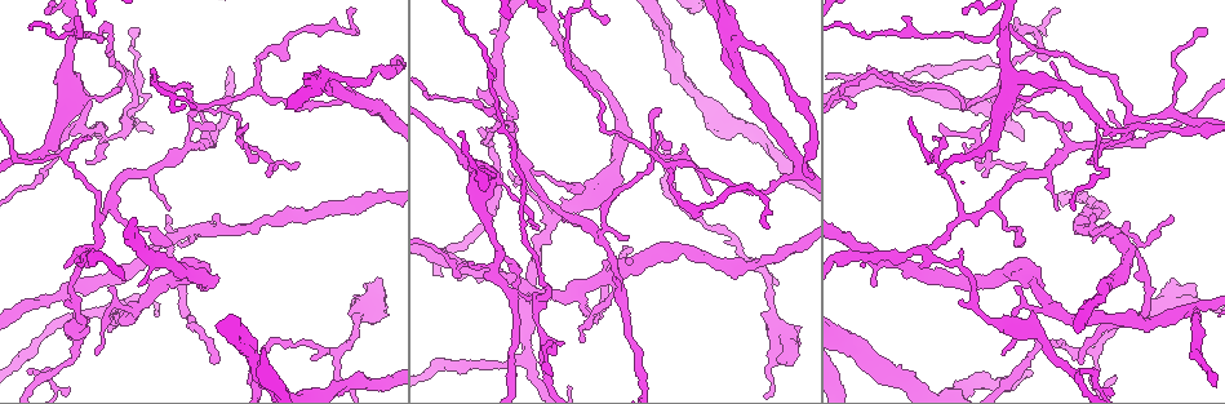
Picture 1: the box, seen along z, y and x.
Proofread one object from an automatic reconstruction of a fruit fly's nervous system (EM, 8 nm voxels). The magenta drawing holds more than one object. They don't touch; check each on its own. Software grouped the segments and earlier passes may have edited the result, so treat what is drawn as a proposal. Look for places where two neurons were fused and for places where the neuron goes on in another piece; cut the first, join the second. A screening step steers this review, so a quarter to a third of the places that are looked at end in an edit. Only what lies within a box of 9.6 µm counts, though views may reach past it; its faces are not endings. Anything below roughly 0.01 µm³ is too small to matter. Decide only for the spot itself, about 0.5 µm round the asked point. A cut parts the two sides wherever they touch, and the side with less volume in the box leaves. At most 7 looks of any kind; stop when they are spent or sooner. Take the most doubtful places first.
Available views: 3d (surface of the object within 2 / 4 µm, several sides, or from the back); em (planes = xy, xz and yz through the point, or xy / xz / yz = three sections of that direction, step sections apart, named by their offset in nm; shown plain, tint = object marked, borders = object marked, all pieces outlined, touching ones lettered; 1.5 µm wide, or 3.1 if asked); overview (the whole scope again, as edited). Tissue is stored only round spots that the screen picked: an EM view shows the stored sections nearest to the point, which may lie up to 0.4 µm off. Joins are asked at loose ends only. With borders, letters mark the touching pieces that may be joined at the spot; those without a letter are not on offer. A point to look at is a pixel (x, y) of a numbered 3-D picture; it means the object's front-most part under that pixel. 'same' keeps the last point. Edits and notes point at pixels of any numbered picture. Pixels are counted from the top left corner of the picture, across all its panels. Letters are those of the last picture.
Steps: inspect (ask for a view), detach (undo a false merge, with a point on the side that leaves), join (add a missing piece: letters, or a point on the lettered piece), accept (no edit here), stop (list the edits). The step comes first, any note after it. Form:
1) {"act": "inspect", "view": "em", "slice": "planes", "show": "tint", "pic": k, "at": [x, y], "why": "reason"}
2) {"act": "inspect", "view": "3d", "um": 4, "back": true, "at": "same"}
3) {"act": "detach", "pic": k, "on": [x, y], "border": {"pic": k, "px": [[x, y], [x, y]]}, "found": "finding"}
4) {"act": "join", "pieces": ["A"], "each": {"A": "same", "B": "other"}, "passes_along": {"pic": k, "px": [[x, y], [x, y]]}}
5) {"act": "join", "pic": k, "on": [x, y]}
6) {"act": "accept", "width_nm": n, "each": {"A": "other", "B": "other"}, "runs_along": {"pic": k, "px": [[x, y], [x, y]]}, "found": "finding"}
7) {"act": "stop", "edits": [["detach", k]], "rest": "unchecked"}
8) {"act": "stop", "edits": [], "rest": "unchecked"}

{"act": "inspect", "view": "em", "slice": "planes", "show": "borders", "pic": 1, "at": [1188, 283], "why": "thick end"}

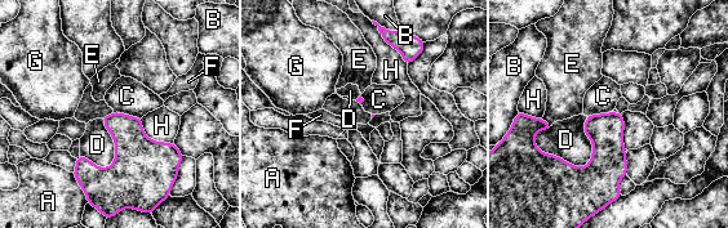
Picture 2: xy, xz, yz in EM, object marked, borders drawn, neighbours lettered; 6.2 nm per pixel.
{"act": "accept", "each": {"A": "other", "B": "other", "C": "other", "D": "other", "E": "other", "F": "other", "G": "other", "H": "other"}, "found": "no lettered piece goes on from it"}

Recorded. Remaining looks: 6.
{"act": "inspect", "view": "em", "slice": "xz", "step": 8, "show": "tint", "pic": 1, "at": [454, 272], "why": "abrupt turn"}

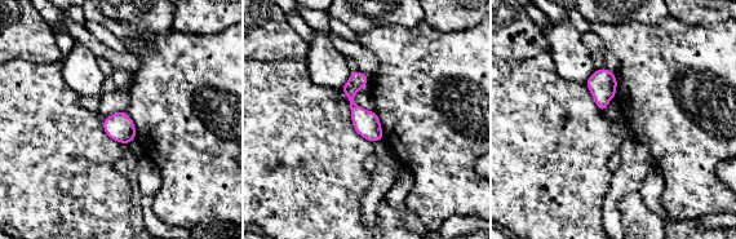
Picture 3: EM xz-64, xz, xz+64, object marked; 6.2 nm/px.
{"act": "inspect", "view": "em", "slice": "planes", "show": "tint", "at": "same", "why": "cut it another way"}

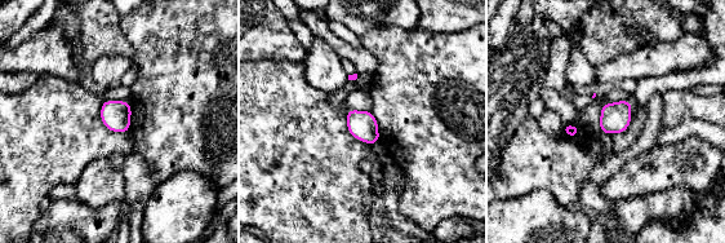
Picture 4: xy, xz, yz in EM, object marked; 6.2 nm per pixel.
{"act": "inspect", "view": "em", "slice": "planes", "show": "borders", "at": "same"}

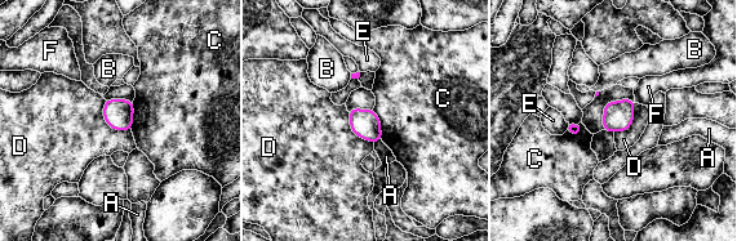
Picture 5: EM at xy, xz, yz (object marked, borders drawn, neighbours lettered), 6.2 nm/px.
{"act": "accept", "each": {"A": "other", "B": "other", "C": "other", "D": "other", "E": "other", "F": "other"}, "border": {"pic": 5, "px": [[105, 101], [103, 120], [131, 130]]}, "found": "one neuron here"}

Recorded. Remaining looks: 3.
{"act": "inspect", "view": "3d", "um": 2, "back": true, "pic": 1, "at": [1028, 34], "why": "sharp bend"}

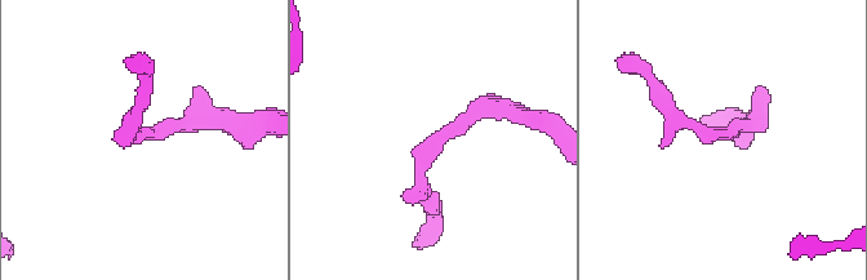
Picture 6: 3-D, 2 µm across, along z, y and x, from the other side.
{"act": "inspect", "view": "em", "slice": "yz", "step": 4, "show": "borders", "pic": 6, "at": [434, 147], "why": "need the tissue"}

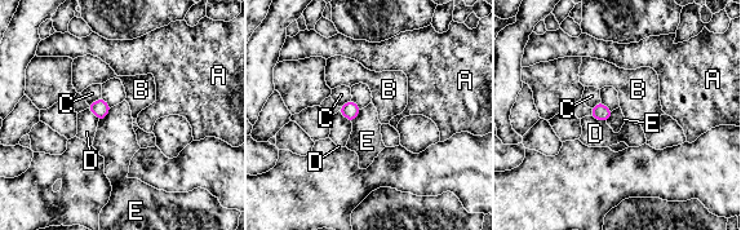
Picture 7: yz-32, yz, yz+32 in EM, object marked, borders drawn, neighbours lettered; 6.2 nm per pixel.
{"act": "accept", "longest_contact_nm": ["E", 120], "each": {"A": "other", "B": "other", "C": "other", "D": "other", "E": "other"}, "border": {"pic": 7, "px": [[591, 115], [606, 122]]}, "found": "continuous, no second neuron"}

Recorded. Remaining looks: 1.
{"act": "stop", "edits": [], "rest": "unchecked"}

